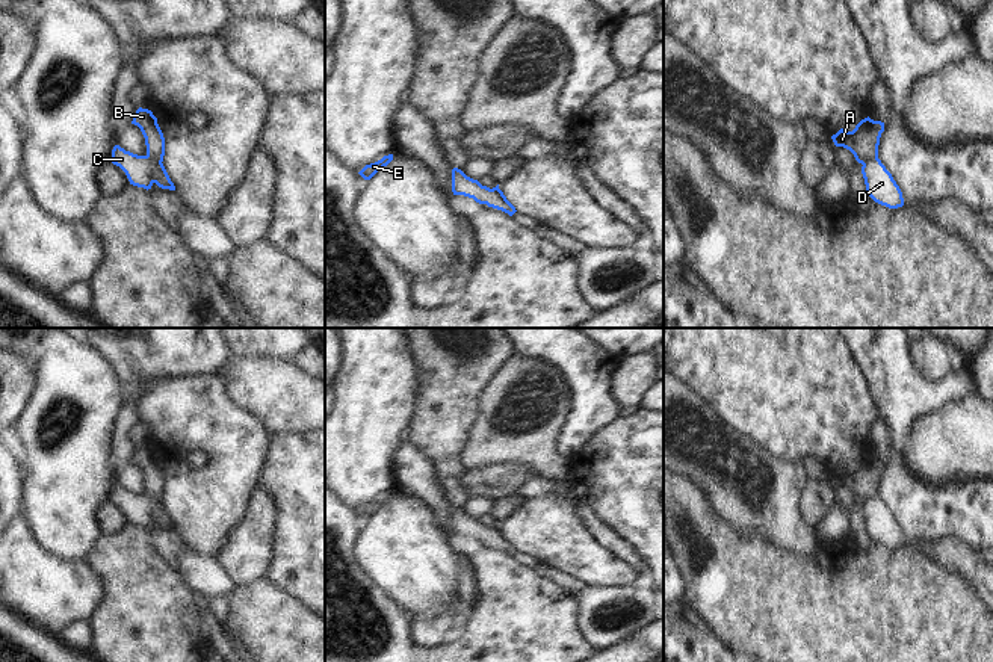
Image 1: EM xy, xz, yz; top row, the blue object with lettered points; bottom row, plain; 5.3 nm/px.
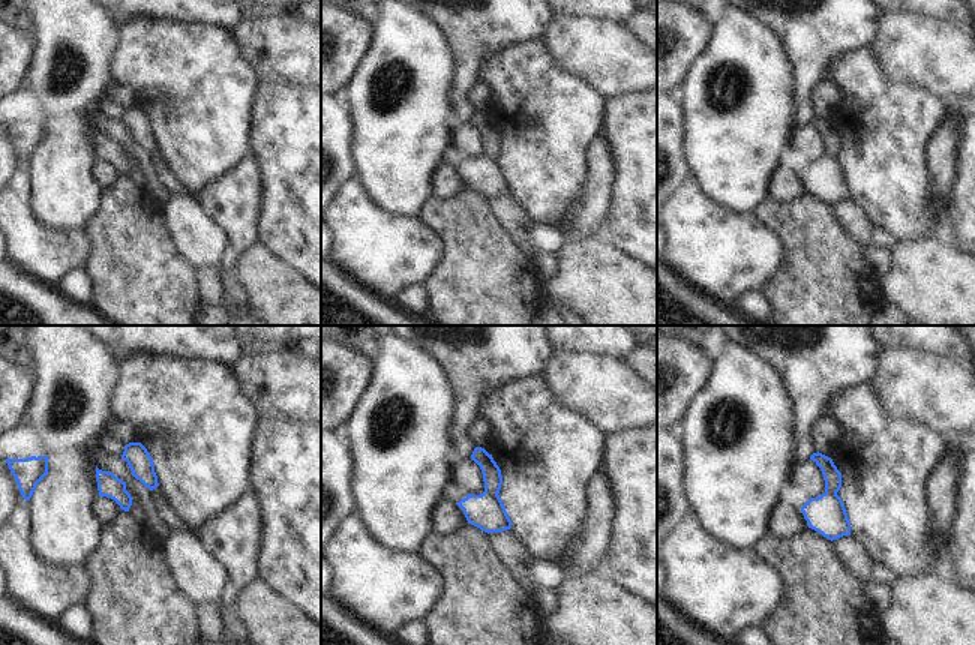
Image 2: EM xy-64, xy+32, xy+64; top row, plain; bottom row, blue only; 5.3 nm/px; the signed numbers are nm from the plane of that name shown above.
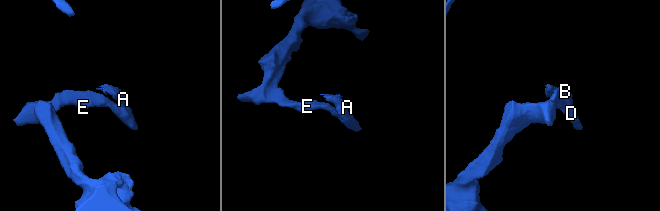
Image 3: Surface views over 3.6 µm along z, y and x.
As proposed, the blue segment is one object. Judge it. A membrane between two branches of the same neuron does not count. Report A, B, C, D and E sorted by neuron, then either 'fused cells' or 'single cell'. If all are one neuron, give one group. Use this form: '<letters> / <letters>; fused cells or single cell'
A B / C D E; fused cells

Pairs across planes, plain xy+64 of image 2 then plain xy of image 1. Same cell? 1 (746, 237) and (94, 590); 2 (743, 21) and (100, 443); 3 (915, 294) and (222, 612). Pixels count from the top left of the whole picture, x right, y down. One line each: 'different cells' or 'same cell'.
1: same cell
2: same cell
3: different cells

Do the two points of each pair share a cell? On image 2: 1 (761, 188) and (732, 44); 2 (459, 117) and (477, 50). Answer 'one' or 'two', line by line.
1: one
2: one

